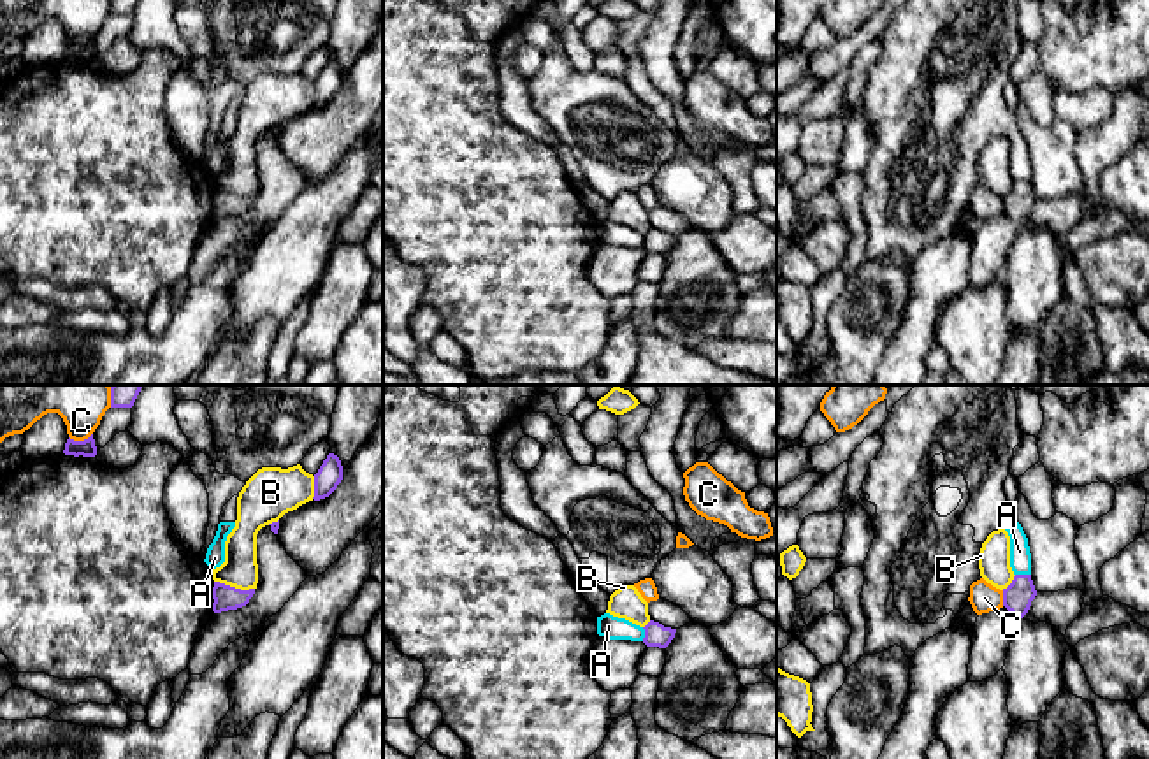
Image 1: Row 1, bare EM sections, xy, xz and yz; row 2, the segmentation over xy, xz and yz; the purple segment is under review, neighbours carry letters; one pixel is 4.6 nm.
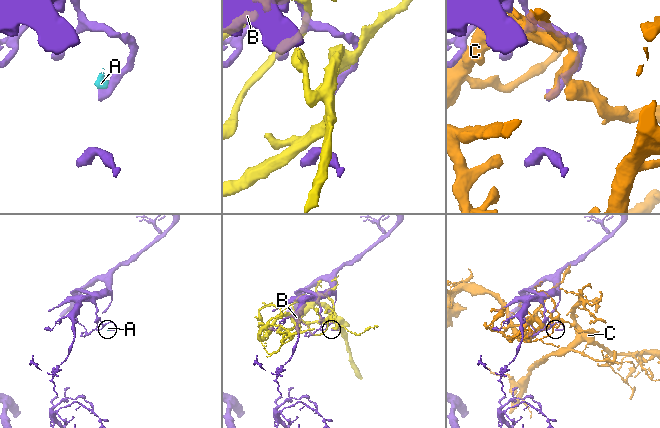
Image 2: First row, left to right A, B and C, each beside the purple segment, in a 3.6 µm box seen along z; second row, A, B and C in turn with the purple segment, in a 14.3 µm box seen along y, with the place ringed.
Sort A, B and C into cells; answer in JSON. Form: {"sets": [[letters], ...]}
{"sets": [["A"], ["B"], ["C"]]}

